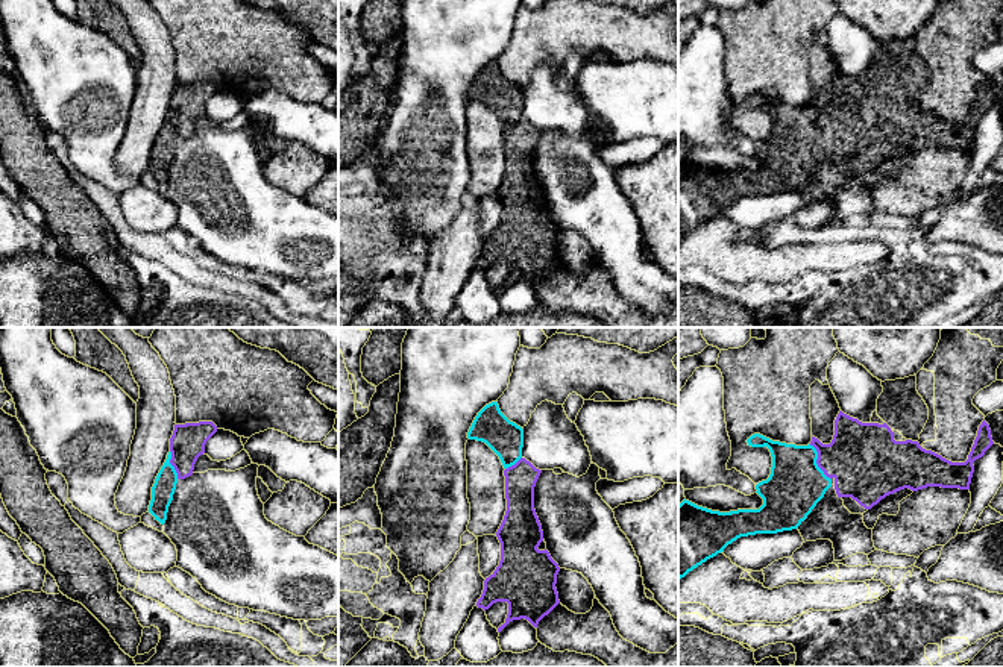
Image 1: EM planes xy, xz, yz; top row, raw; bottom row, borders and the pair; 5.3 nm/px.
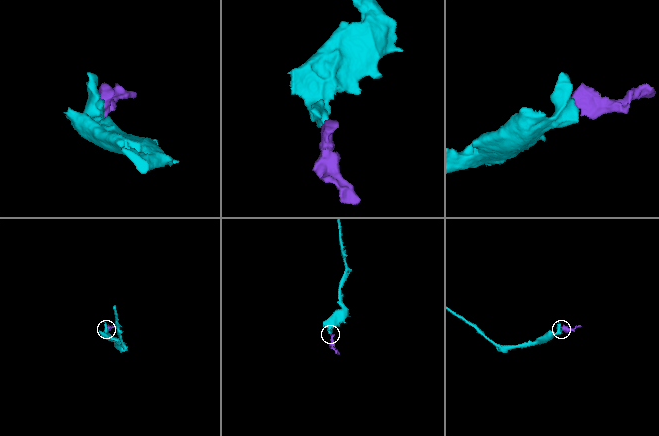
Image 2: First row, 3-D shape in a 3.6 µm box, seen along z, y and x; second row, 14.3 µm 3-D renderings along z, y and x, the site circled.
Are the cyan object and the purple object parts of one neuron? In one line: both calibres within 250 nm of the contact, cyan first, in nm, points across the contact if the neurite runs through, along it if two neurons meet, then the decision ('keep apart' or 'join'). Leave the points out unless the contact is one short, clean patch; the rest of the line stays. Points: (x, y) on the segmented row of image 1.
300 nm thick on the cyan side, 360 nm on the other; runs through yz (795, 485), (815, 461), (862, 458); join

